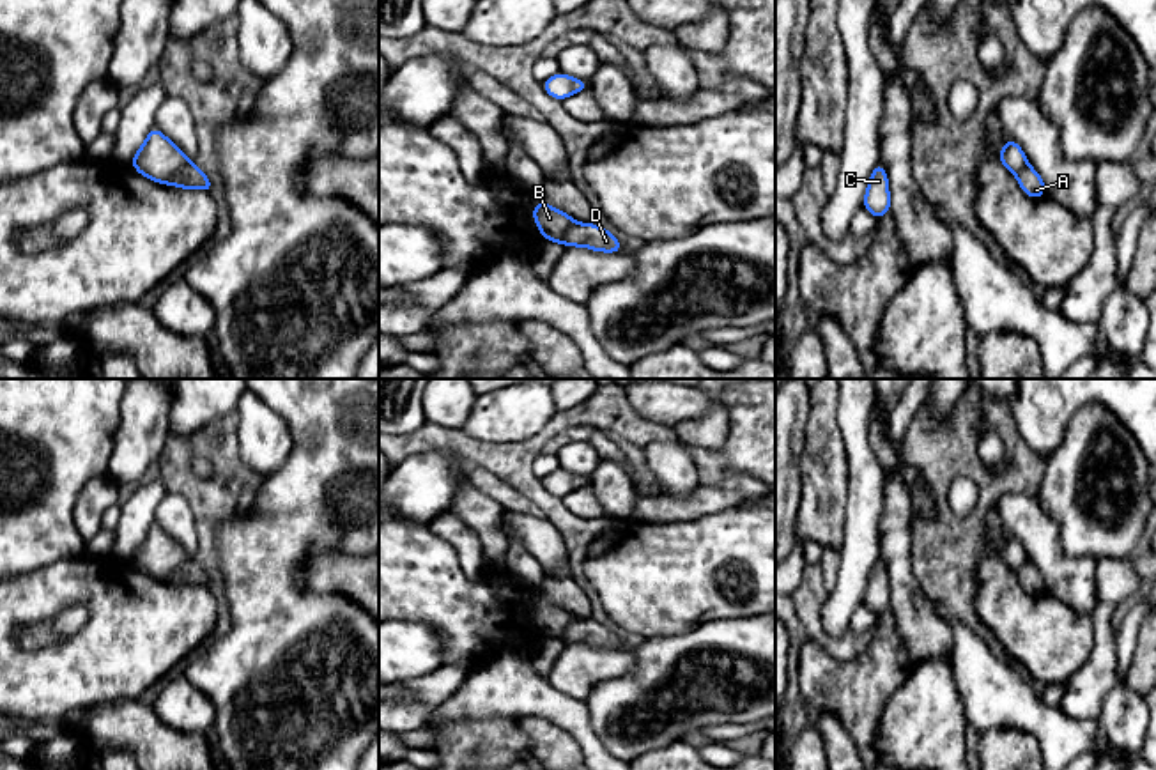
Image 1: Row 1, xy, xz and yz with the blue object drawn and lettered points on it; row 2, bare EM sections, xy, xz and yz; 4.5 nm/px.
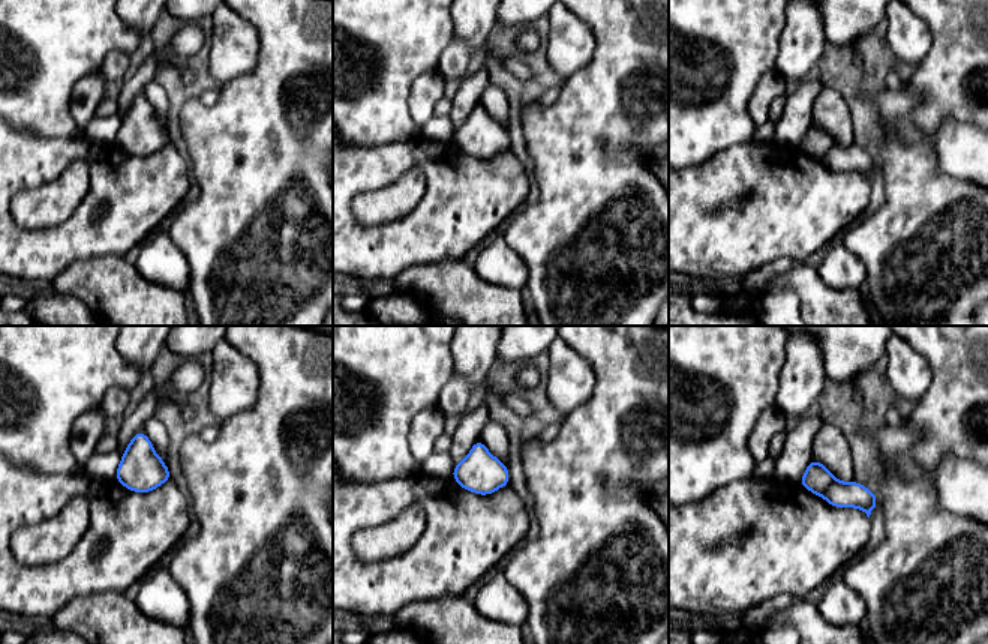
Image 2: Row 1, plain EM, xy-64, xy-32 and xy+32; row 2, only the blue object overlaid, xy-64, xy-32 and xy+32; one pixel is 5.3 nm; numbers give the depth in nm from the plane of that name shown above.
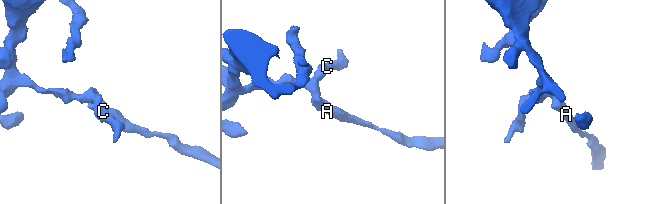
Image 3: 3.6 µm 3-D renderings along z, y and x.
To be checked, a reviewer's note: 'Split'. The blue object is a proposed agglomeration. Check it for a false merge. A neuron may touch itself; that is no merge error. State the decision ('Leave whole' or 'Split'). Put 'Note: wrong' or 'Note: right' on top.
Note: right
Split

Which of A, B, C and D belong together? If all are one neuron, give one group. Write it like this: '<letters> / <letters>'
A D / B C

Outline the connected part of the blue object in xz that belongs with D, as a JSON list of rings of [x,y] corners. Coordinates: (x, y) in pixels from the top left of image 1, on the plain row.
[[[577,620],[565,630],[565,644],[582,643],[593,648],[621,650],[618,634],[595,620]]]

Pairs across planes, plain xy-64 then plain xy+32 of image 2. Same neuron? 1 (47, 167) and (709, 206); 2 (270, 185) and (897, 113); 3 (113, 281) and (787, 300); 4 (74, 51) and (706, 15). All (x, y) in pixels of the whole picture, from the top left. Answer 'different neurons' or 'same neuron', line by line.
1: same neuron
2: different neurons
3: different neurons
4: same neuron

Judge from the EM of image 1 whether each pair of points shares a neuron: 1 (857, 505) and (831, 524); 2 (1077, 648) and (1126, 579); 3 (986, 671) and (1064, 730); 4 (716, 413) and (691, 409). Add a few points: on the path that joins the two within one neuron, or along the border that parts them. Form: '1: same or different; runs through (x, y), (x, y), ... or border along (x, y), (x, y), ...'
1: different; border along (848, 473), (848, 500), (840, 549)
2: different; border along (1091, 616), (1093, 652), (1080, 666)
3: same; runs through (1006, 691), (1029, 714), (1045, 723)
4: different; border along (710, 399), (700, 416), (673, 427)

